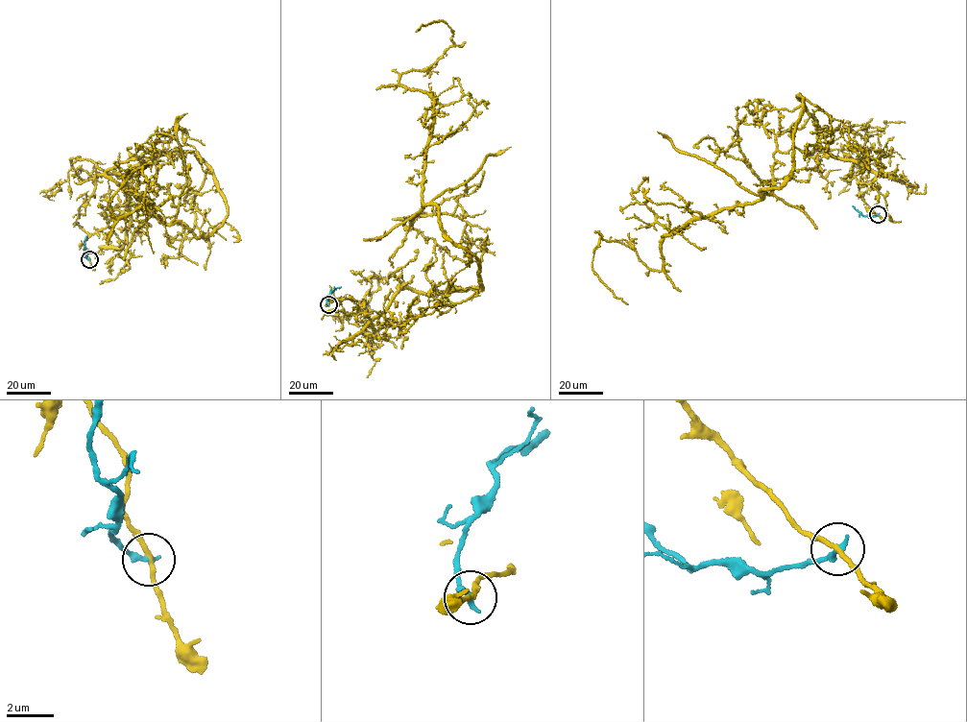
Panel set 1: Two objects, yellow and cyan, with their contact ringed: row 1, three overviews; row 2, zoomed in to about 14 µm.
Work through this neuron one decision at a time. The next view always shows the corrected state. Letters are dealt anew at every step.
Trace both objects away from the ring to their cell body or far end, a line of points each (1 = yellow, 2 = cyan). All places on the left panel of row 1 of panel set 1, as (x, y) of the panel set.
1: (89, 259), (101, 229), (126, 241), (130, 170), (191, 151), (215, 230), (112, 197), (141, 168), (154, 253)
2: (89, 259), (84, 252), (86, 236)

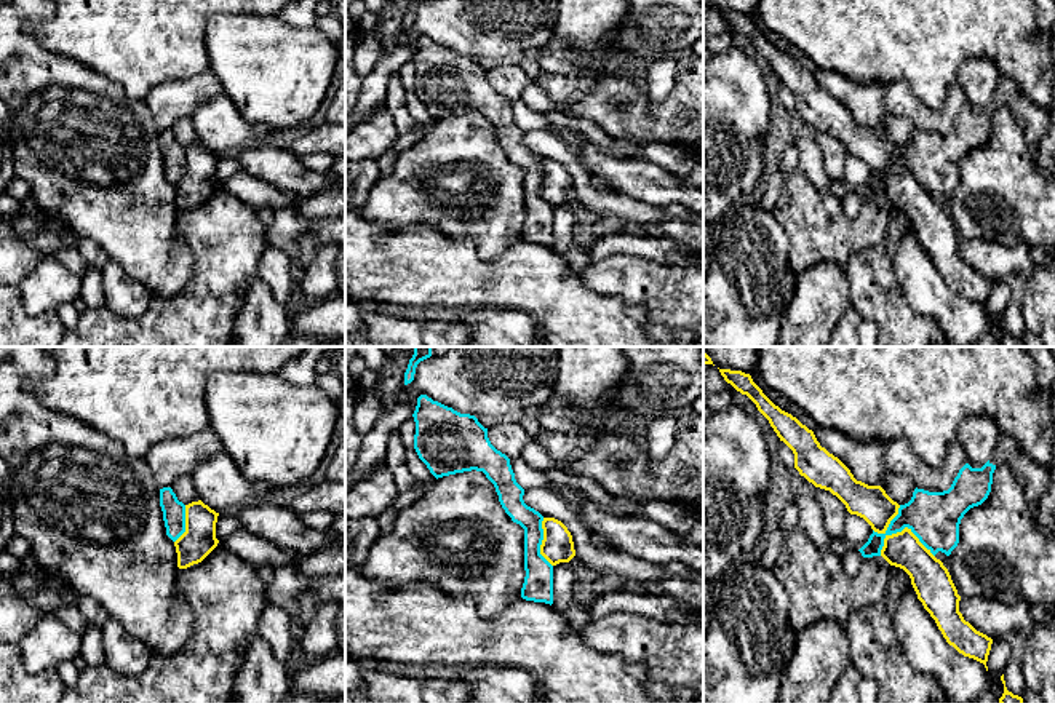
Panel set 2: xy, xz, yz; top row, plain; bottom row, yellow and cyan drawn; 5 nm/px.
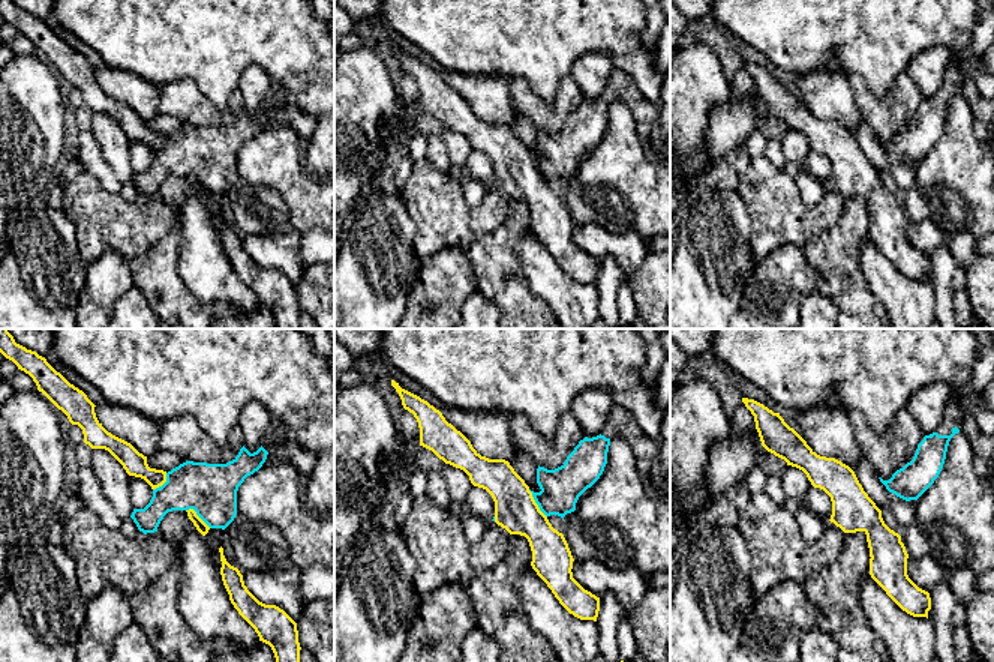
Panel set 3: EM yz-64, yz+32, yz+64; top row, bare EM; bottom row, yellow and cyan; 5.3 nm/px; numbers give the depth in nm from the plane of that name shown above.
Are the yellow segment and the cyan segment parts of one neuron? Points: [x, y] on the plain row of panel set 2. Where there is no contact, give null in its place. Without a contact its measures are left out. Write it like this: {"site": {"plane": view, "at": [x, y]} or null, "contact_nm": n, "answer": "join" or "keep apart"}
{"site": {"plane": "yz", "at": [905, 170]}, "contact_nm": 340, "answer": "keep apart"}

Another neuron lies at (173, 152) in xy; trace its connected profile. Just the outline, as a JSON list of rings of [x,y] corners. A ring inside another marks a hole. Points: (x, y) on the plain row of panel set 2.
[[[171,129],[160,131],[160,149],[166,177],[176,184],[185,174],[185,147],[177,142]]]

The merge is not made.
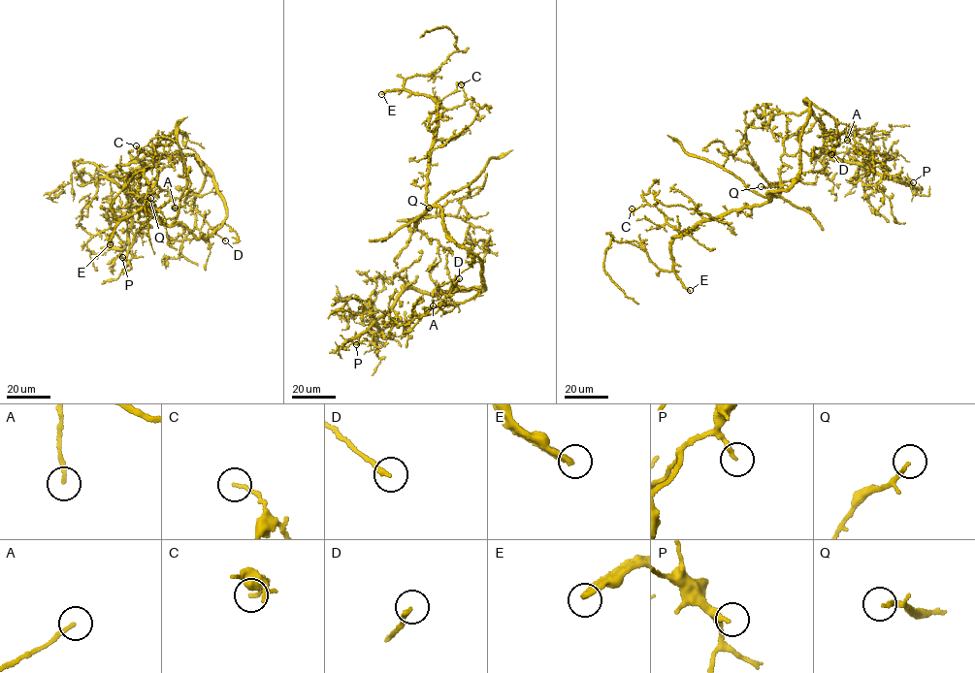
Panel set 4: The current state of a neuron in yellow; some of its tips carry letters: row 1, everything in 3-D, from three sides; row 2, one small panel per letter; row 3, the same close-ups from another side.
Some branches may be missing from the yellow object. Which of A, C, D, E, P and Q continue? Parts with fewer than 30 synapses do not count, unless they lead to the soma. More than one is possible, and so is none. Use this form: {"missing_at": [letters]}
{"missing_at": ["D", "E", "P"]}

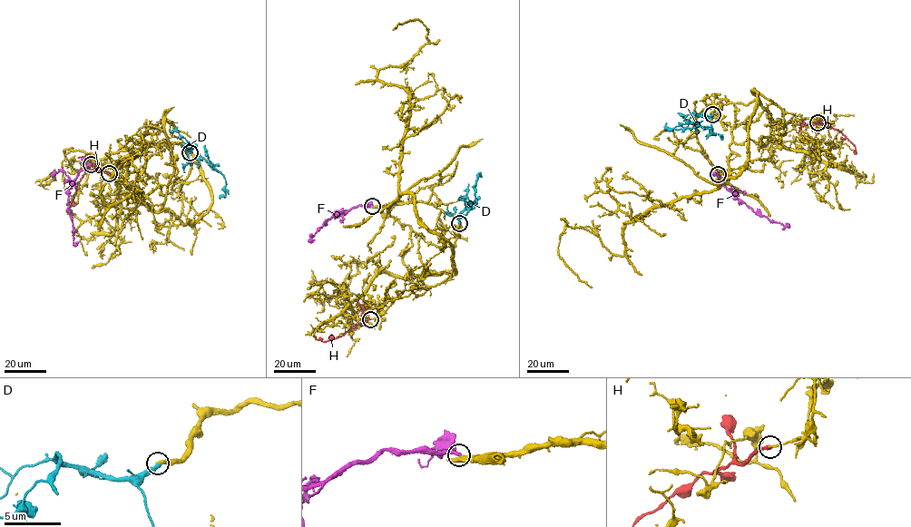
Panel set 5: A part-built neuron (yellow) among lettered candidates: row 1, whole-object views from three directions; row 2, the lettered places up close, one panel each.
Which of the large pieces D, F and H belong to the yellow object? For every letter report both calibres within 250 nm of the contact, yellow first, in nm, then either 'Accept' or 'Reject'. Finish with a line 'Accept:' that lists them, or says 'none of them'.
D: Thickness 300 nm (yellow) against 400 nm. Accept
F: Thickness 650 nm (yellow) against 340 nm. Reject
H: Thickness 180 nm (yellow) against 300 nm. Reject
Accept: D

